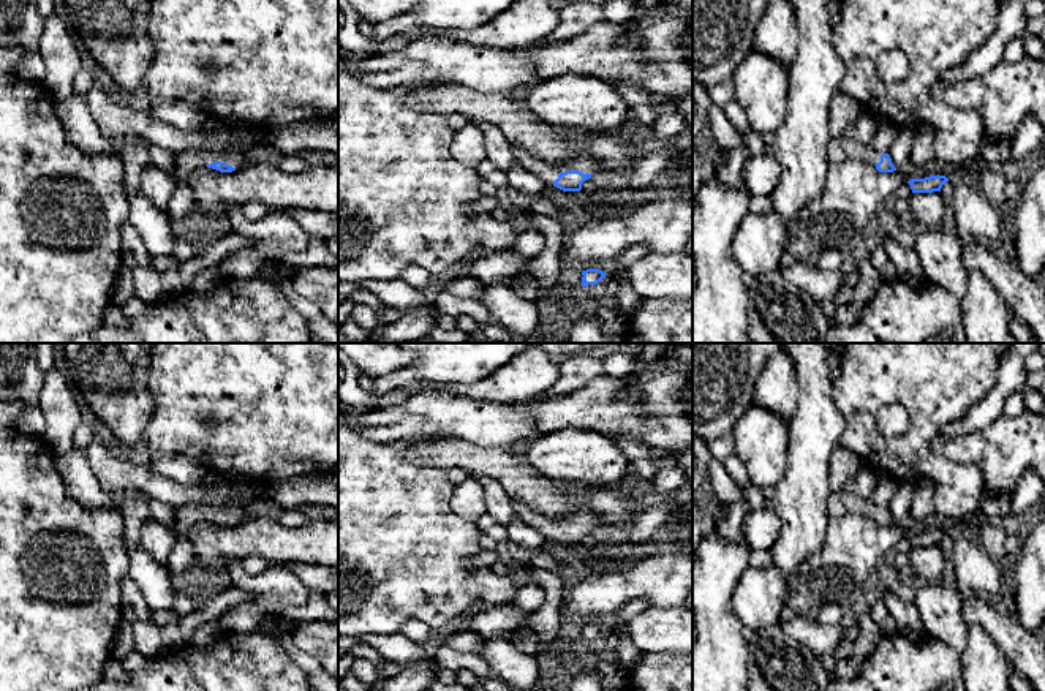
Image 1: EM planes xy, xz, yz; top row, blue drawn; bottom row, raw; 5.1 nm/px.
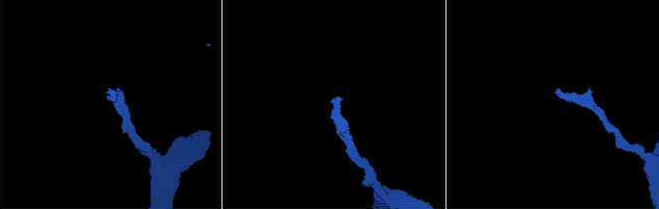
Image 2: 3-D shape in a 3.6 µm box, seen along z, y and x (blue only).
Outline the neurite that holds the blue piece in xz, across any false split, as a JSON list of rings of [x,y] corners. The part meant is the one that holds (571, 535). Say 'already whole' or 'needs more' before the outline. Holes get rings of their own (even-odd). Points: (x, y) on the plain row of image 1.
needs more | [[[512,500],[511,504],[517,519],[536,528],[545,541],[556,541],[563,546],[580,546],[582,538],[599,525],[599,519],[585,508],[556,522],[528,508],[525,503]]]

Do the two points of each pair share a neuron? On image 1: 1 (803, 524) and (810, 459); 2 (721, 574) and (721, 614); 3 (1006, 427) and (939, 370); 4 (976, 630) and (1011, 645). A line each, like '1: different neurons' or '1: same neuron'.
1: same neuron
2: same neuron
3: different neurons
4: different neurons

